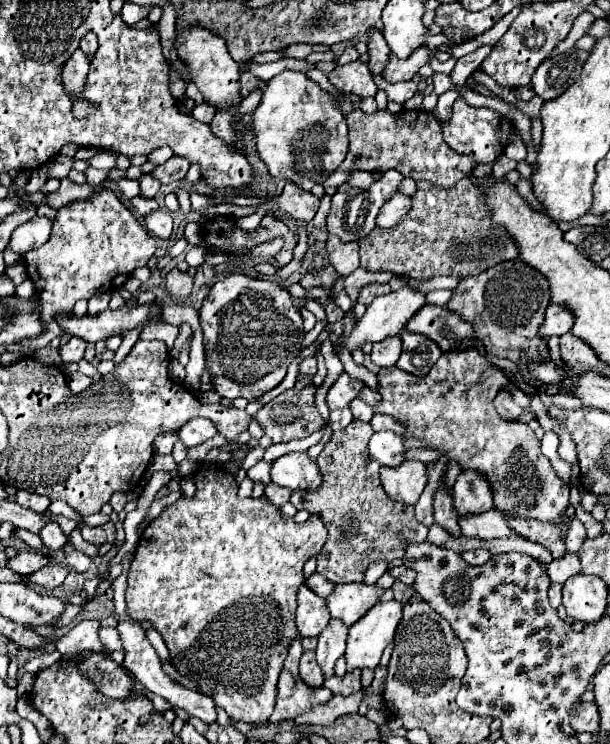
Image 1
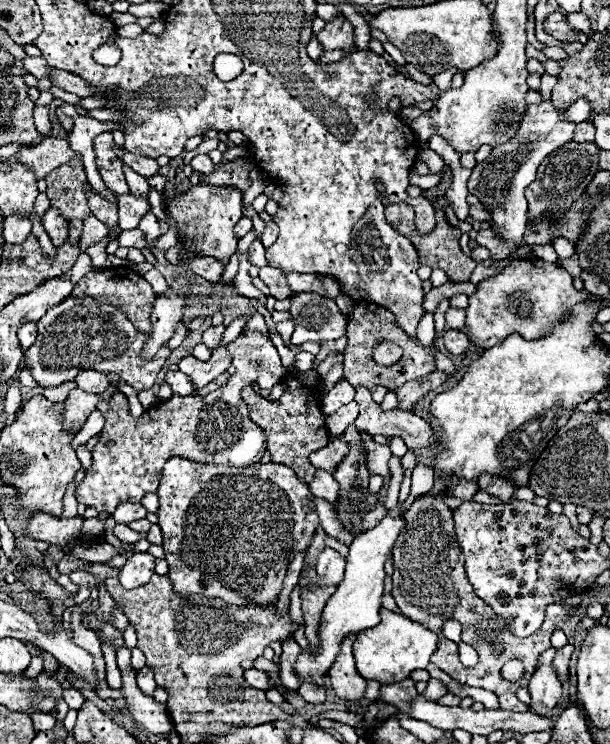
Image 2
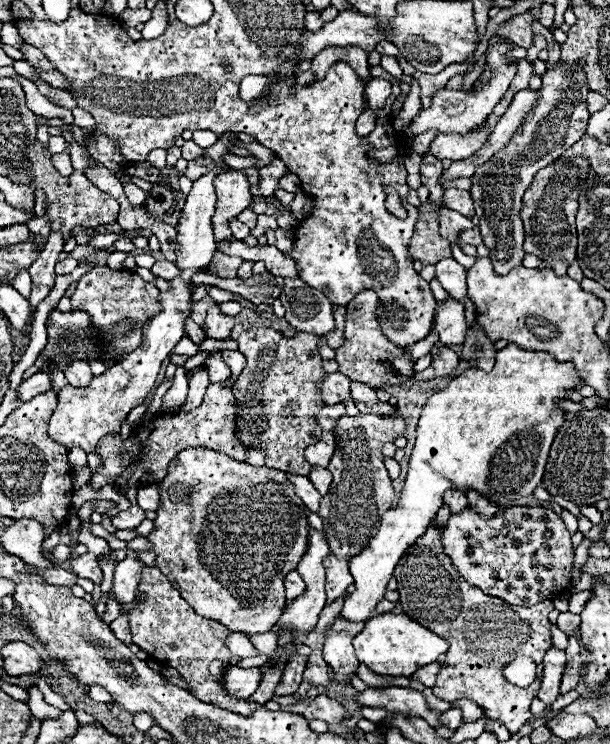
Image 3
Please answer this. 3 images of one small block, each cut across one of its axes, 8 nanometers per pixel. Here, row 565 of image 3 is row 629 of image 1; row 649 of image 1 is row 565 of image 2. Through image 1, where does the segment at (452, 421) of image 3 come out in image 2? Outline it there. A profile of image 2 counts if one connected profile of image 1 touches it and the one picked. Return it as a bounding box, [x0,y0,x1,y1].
[296,516,404,684]

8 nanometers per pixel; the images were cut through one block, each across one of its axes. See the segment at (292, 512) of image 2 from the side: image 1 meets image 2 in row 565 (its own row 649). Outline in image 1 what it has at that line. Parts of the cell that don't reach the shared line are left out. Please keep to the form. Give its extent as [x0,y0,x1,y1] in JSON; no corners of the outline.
[126,468,326,728]

